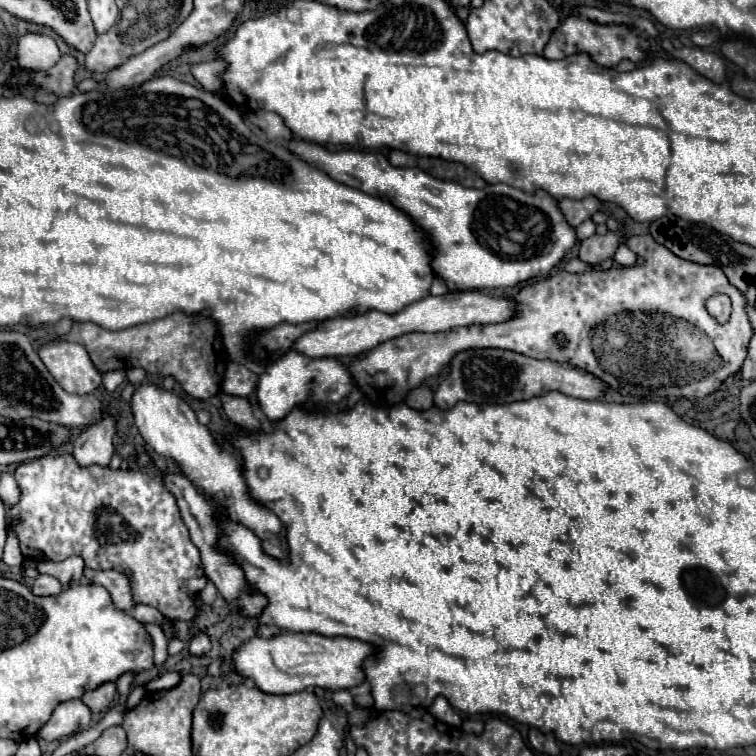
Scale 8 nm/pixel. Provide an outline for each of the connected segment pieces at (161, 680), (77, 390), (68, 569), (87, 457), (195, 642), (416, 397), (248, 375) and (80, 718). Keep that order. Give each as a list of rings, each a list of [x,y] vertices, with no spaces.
[[[167,674],[167,676],[157,676],[155,680],[151,680],[149,684],[145,684],[145,688],[147,690],[167,690],[167,688],[171,688],[171,686],[175,686],[177,682],[181,680],[181,676],[171,676],[171,674]]]
[[[59,340],[39,346],[39,358],[55,376],[59,386],[69,394],[91,394],[101,386],[101,372],[93,366],[81,344]]]
[[[69,556],[61,562],[45,560],[45,562],[37,564],[37,572],[55,576],[63,586],[69,586],[83,578],[83,560],[79,556]]]
[[[105,414],[101,420],[87,426],[75,438],[73,456],[81,466],[89,466],[89,464],[99,464],[99,466],[103,467],[109,466],[111,456],[115,452],[113,436],[115,436],[117,422],[119,420],[117,420],[115,414]]]
[[[199,632],[193,636],[191,644],[189,644],[189,650],[191,654],[195,656],[201,656],[201,654],[207,654],[211,650],[211,638],[205,634],[205,632]]]
[[[427,386],[413,388],[407,394],[405,404],[411,406],[411,408],[415,408],[415,410],[427,410],[427,408],[431,408],[433,406],[433,392],[431,392],[431,388],[427,388]]]
[[[229,362],[223,376],[223,392],[233,396],[251,396],[257,388],[259,374],[249,370],[245,364]]]
[[[79,698],[75,700],[67,700],[67,702],[61,702],[51,720],[37,732],[37,738],[43,738],[47,742],[51,740],[59,740],[61,736],[69,736],[69,734],[75,734],[77,730],[81,728],[87,728],[89,722],[91,722],[91,710],[87,708],[87,704]]]

